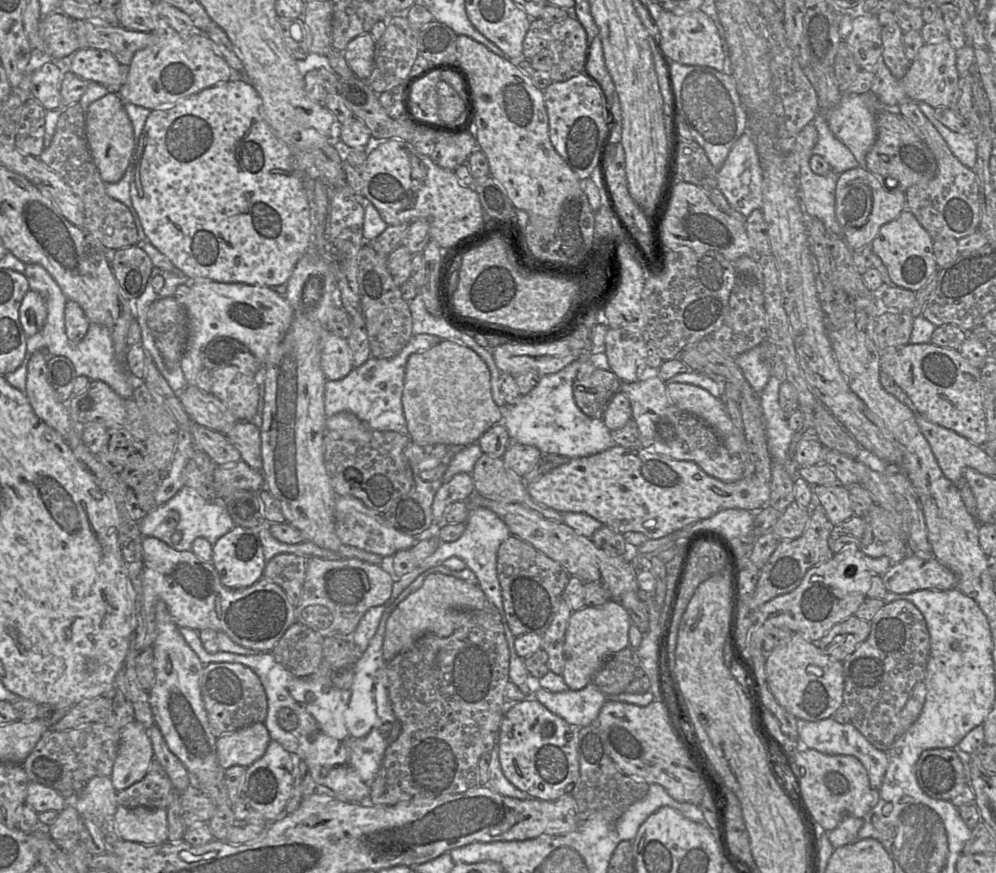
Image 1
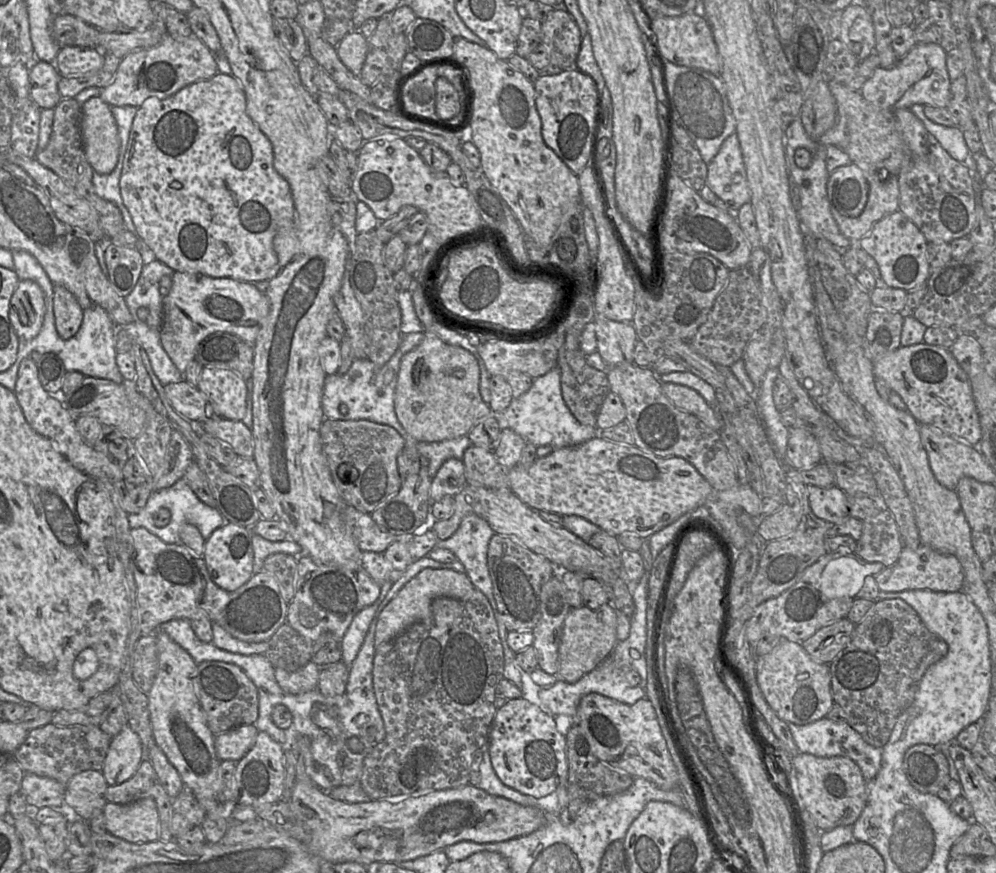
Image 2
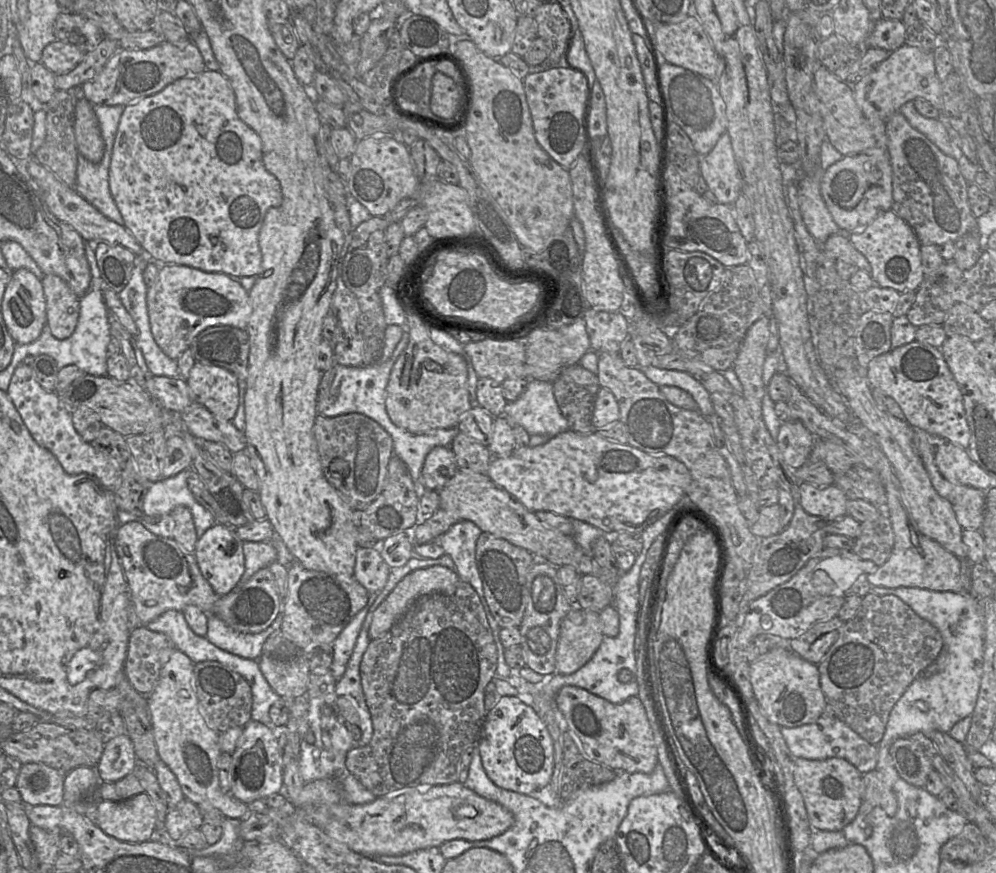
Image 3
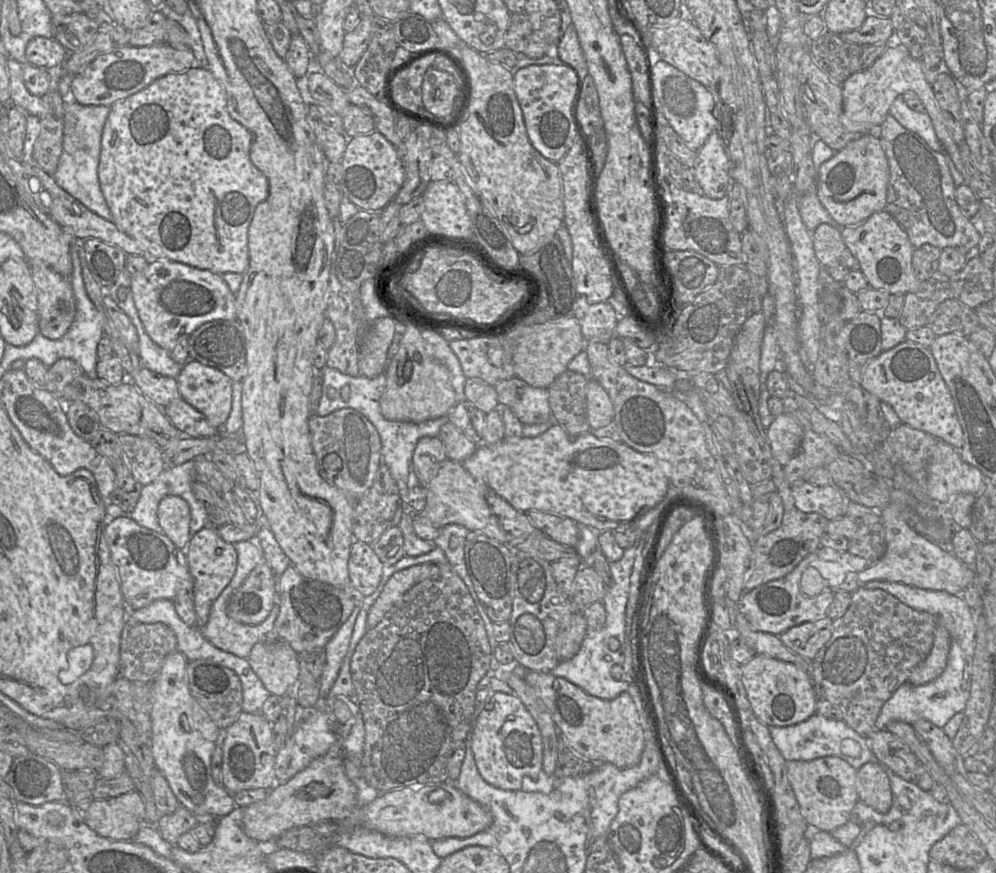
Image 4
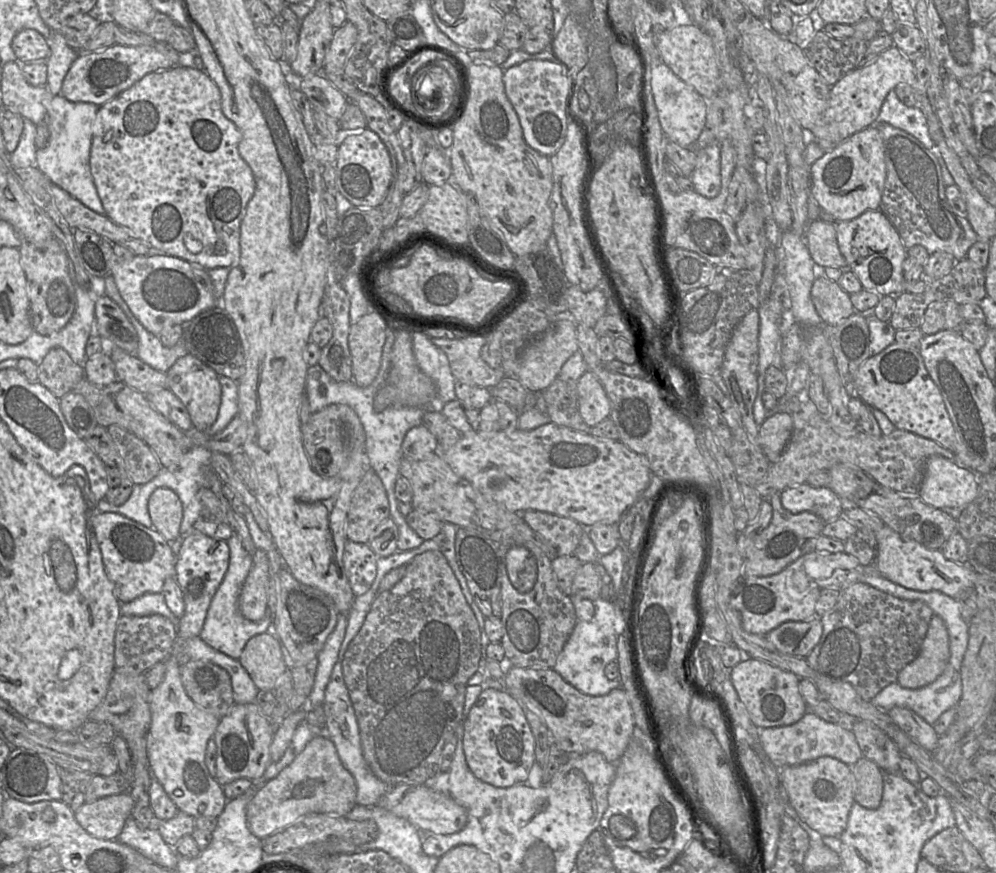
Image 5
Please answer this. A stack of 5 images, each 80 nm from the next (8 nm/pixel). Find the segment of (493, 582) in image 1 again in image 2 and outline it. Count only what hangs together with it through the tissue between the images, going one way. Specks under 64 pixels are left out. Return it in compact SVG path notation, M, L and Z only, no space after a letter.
M475 513L467 514L456 532L445 540L438 540L435 548L451 551L465 567L476 589L488 599L492 609L497 609L493 586L487 565L489 541L495 532L488 522Z

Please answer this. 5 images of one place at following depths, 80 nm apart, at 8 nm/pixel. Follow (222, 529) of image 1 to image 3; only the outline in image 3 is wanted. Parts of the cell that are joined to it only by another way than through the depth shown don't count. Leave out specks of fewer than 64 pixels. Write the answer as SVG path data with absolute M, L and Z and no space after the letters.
M186 469L172 477L160 479L152 483L142 502L142 516L136 516L126 511L118 510L117 519L119 524L131 521L140 522L147 530L153 534L164 538L172 538L174 521L170 517L170 512L176 506L185 506L190 510L192 514L198 537L201 537L206 532L206 530L216 524L216 521L213 515L202 505L200 505L194 498L187 483L189 474L190 469Z

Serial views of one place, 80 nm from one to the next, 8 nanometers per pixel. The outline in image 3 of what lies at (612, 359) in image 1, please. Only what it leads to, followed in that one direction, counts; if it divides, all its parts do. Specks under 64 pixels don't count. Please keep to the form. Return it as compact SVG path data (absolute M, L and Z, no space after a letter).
M592 310L584 316L591 350L618 354L624 340L629 338L629 322L619 312Z

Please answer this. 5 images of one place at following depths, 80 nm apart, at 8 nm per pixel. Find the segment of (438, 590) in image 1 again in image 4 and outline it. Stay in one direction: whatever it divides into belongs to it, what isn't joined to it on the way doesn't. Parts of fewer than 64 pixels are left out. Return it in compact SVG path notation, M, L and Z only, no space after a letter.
M436 563L413 565L395 572L369 610L367 630L374 628L411 587L427 579L438 579L439 576L440 569Z

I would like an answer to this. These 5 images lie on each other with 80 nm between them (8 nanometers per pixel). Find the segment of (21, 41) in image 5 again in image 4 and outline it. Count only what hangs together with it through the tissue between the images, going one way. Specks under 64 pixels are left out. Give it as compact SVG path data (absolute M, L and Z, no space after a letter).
M35 37L28 42L25 55L28 63L50 69L61 66L69 52L54 38Z

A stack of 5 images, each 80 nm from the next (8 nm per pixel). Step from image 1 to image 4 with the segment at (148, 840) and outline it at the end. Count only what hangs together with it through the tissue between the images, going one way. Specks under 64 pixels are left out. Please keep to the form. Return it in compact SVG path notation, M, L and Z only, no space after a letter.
M133 791L109 799L99 799L90 802L82 818L84 822L98 835L118 841L132 841L142 827L145 805L141 794Z

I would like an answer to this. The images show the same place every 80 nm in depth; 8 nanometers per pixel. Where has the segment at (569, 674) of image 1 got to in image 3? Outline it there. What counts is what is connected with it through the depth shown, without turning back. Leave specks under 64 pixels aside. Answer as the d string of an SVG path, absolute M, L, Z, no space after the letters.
M574 606L560 624L553 674L569 675L579 670L593 657L603 638L599 612Z

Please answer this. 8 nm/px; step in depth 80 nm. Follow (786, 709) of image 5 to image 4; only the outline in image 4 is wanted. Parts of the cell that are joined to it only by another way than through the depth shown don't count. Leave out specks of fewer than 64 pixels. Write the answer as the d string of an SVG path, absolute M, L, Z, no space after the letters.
M754 656L741 666L742 682L753 714L765 725L790 726L807 720L816 713L819 696L811 674L792 663L768 656Z

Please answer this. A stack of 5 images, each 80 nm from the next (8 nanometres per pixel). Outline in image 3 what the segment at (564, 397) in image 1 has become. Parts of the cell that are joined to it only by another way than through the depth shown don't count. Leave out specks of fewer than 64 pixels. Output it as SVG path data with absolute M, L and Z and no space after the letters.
M530 380L523 394L516 401L508 403L500 416L506 416L511 427L514 424L522 426L529 435L555 436L568 430L567 421L554 397L553 382Z

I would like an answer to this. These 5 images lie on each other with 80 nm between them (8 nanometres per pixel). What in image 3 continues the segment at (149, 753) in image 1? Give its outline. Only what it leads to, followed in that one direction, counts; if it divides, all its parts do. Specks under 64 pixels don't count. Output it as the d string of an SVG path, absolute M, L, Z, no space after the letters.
M124 733L105 744L101 759L94 768L101 782L115 782L131 773L137 763L133 742Z

